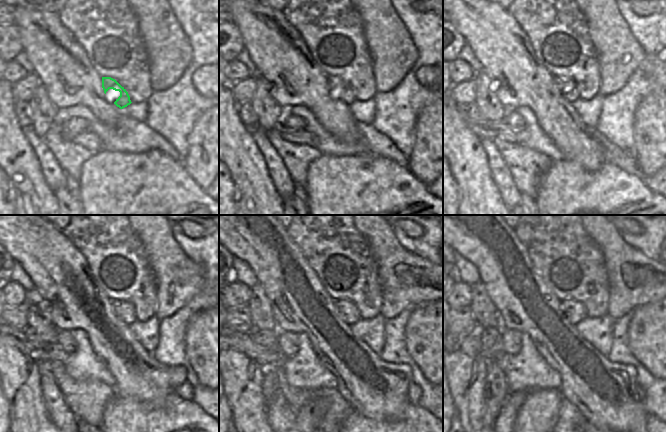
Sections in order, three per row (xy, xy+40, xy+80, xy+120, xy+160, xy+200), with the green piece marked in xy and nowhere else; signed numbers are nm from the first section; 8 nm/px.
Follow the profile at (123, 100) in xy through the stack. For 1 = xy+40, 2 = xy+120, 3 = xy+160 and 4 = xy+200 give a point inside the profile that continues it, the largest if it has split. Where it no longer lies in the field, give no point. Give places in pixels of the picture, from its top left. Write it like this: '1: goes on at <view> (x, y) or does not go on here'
1: goes on at xy+40 (346, 95)
2: goes on at xy+120 (124, 310)
3: goes on at xy+160 (348, 312)
4: goes on at xy+200 (574, 311)

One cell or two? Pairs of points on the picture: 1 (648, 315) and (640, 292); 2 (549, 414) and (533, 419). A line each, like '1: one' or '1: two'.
1: two
2: one

